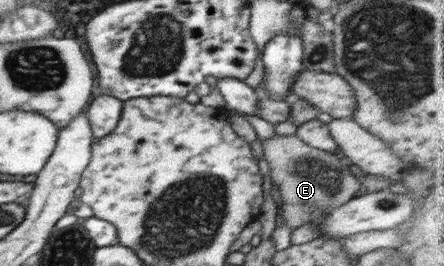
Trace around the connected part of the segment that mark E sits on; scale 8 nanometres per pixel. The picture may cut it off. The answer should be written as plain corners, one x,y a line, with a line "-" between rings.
296,133
290,136
276,134
261,142
271,181
280,191
279,211
282,221
293,230
310,223
314,215
333,211
349,202
361,189
361,183
351,175
342,158
307,145

